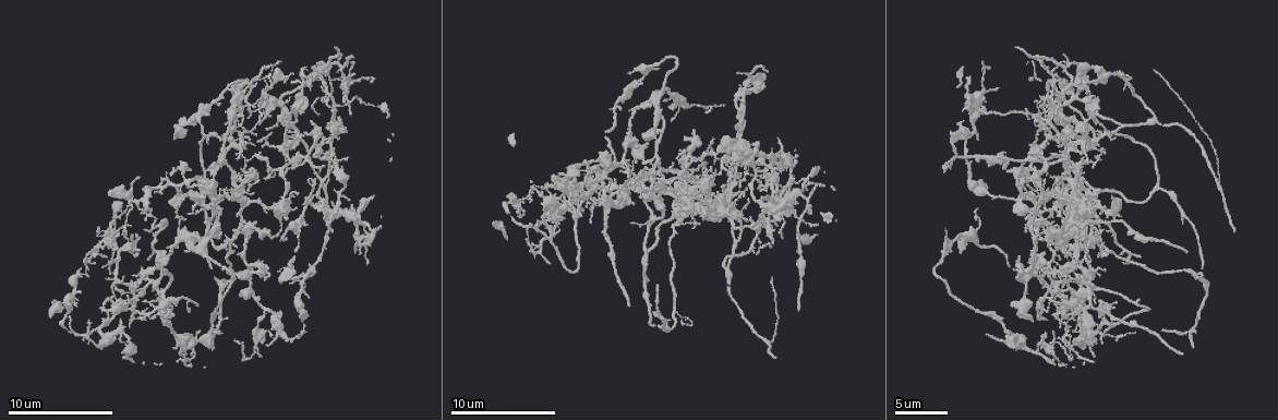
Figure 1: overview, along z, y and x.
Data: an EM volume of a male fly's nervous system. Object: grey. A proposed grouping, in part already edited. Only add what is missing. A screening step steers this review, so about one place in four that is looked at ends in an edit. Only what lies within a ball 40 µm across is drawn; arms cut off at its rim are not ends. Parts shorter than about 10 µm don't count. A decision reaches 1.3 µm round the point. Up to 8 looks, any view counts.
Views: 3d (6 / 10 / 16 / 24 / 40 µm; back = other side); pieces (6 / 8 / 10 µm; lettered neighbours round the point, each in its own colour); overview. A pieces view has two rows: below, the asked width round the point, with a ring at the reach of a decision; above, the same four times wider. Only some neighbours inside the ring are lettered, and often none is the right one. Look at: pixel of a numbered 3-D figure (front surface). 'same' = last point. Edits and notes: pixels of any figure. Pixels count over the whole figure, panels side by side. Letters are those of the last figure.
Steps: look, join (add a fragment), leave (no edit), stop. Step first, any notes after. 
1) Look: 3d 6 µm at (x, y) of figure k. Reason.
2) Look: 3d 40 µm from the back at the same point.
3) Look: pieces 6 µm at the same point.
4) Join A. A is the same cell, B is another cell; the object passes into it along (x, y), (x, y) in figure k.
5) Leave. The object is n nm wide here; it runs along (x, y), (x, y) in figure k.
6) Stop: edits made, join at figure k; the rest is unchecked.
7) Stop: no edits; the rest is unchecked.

Look: 3d 10 µm at (977, 211) of figure 1. Thin end.

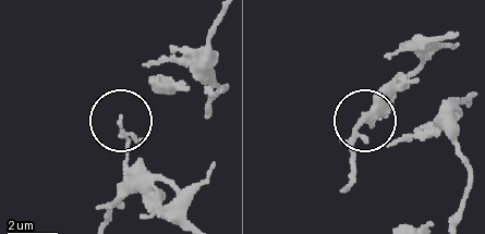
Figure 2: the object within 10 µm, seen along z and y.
Look: pieces 10 µm at (121, 121) of figure 2. See the neighbours.

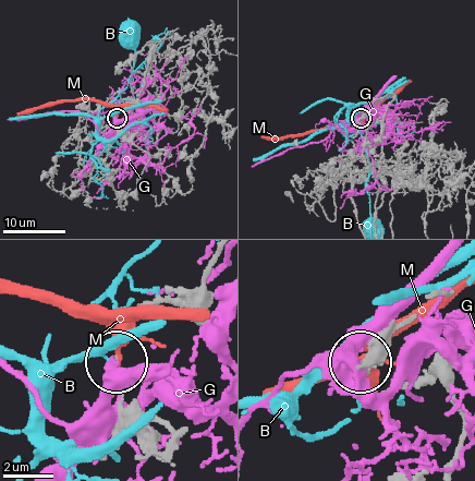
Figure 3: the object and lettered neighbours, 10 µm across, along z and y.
Leave. The object is 150 nm wide here; B, G and M are other cells; no lettered fragment goes on from it.

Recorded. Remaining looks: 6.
Look: pieces 6 µm at (97, 227) of figure 1. Thin end.

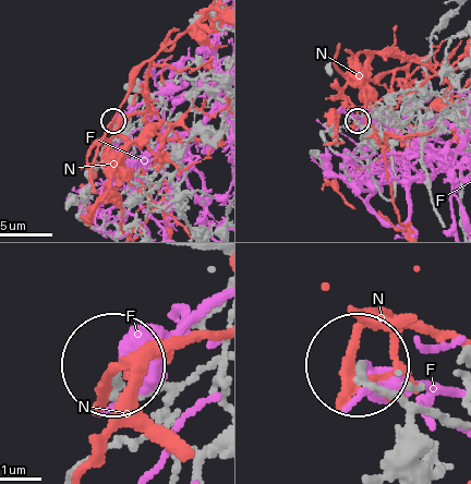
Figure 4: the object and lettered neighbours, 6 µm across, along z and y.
Leave. The object is 190 nm wide here; F and N are other cells; none of them fits.

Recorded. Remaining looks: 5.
Look: 3d 6 µm at (164, 221) of figure 1.

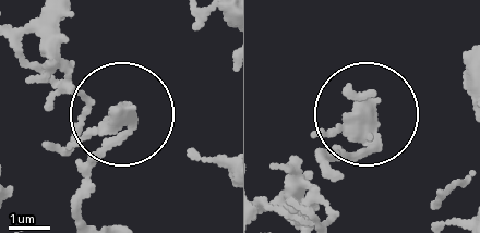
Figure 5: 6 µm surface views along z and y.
Look: pieces 10 µm at (367, 104) of figure 5. What lies round it.

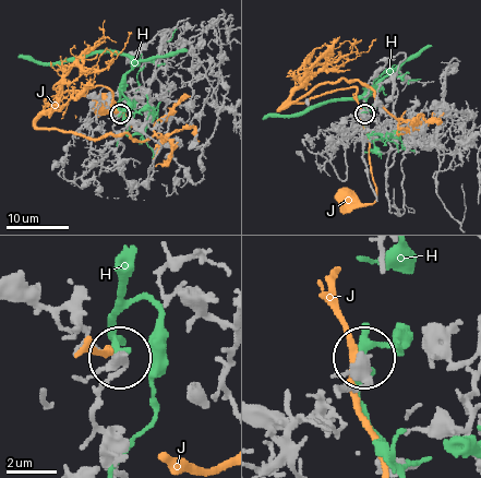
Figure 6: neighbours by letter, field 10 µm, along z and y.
Leave. H and J are other cells; no lettered fragment goes on from it.

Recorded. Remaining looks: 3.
Look: pieces 6 µm at (177, 138) of figure 1. Free end.

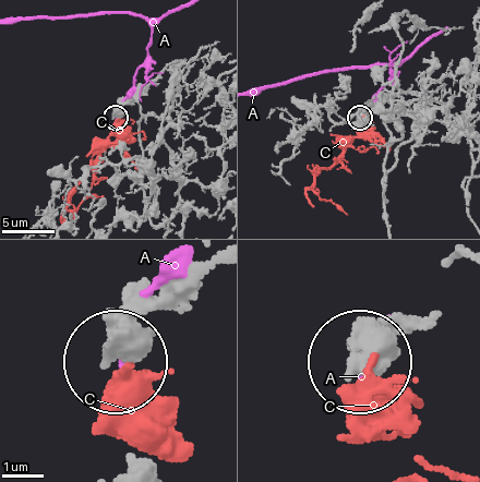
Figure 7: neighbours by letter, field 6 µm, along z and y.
Leave. The object is 370 nm wide here; A and C are other cells; none of them fits.

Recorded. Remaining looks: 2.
Stop: no edits; the rest is unchecked.

